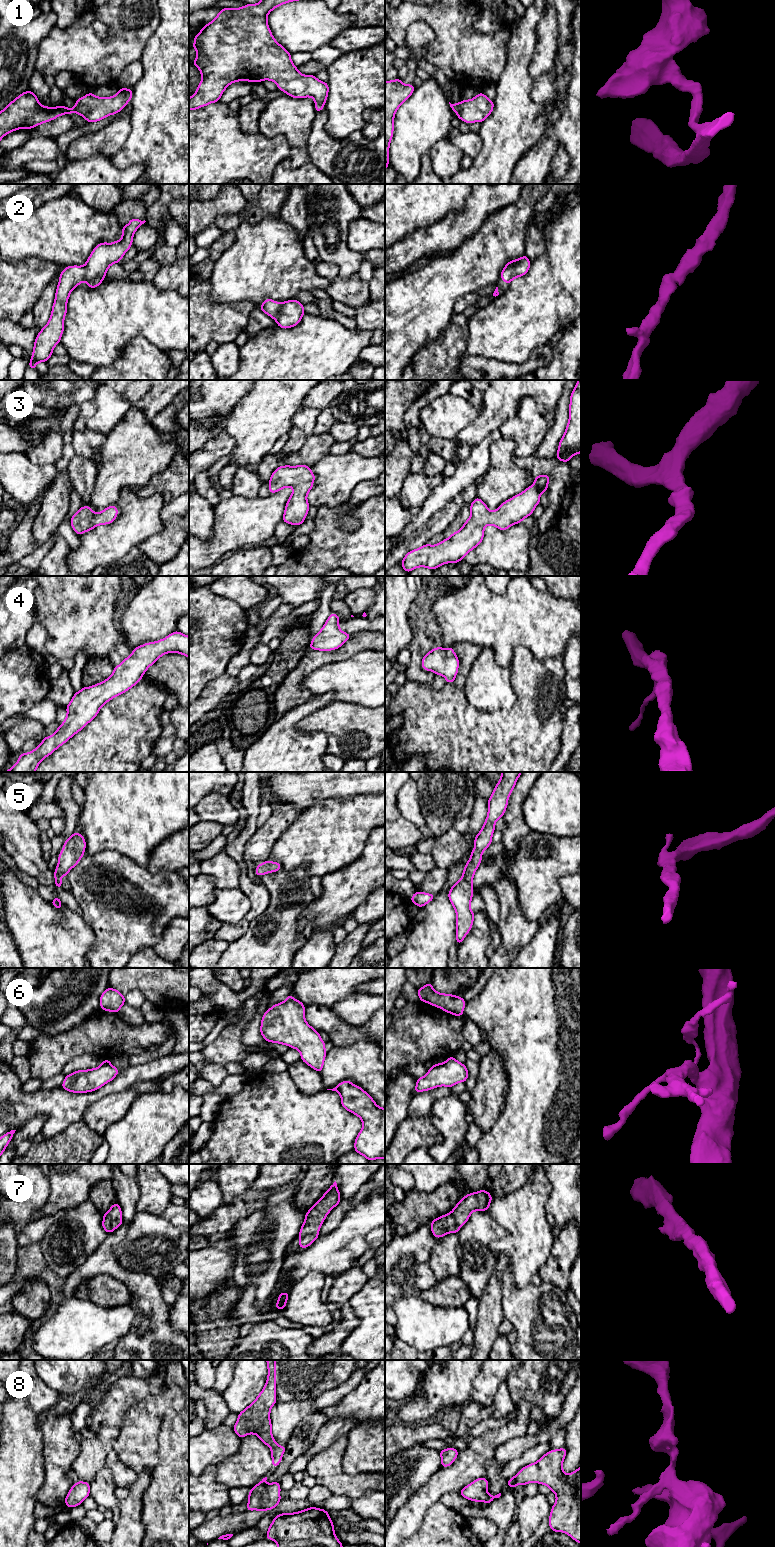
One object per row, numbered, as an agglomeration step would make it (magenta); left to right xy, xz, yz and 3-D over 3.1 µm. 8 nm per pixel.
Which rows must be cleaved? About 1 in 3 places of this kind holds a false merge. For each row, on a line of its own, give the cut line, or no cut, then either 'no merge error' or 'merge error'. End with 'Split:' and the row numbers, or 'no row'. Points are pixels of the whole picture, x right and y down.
1: no cut; no merge error
2: no cut; no merge error
3: no cut; no merge error
4: no cut; no merge error
5: no cut; no merge error
6: no cut; no merge error
7: no cut; no merge error
8: no cut; no merge error
Split: no row

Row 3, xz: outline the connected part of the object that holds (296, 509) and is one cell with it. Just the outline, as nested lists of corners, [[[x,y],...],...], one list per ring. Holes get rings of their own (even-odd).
[[[308,465],[297,466],[279,466],[272,473],[269,482],[269,493],[276,493],[285,487],[292,487],[293,491],[285,505],[285,511],[282,517],[282,521],[291,525],[301,525],[309,511],[309,504],[307,501],[307,494],[313,488],[313,482],[316,476],[312,473],[311,468]]]

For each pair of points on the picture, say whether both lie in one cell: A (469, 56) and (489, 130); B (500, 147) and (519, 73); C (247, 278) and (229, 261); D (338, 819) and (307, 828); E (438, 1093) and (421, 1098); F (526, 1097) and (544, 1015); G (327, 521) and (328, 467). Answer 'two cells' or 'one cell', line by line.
A: two cells
B: one cell
C: one cell
D: one cell
E: one cell
F: one cell
G: two cells

